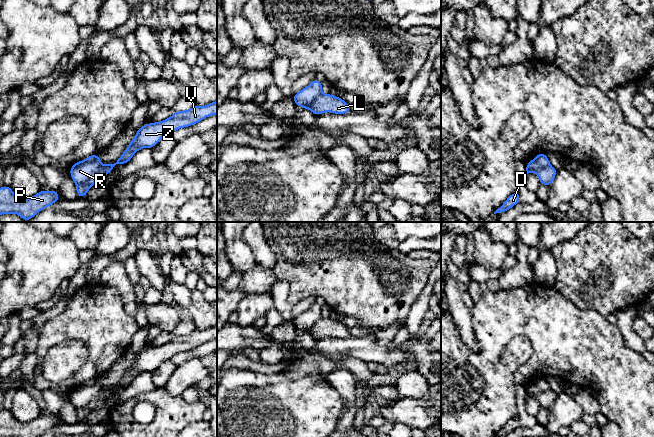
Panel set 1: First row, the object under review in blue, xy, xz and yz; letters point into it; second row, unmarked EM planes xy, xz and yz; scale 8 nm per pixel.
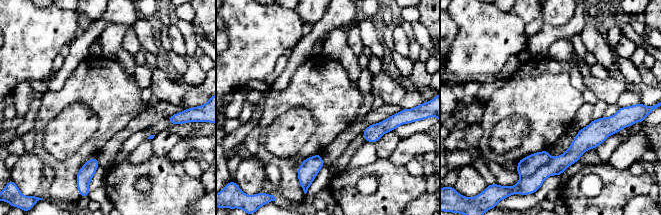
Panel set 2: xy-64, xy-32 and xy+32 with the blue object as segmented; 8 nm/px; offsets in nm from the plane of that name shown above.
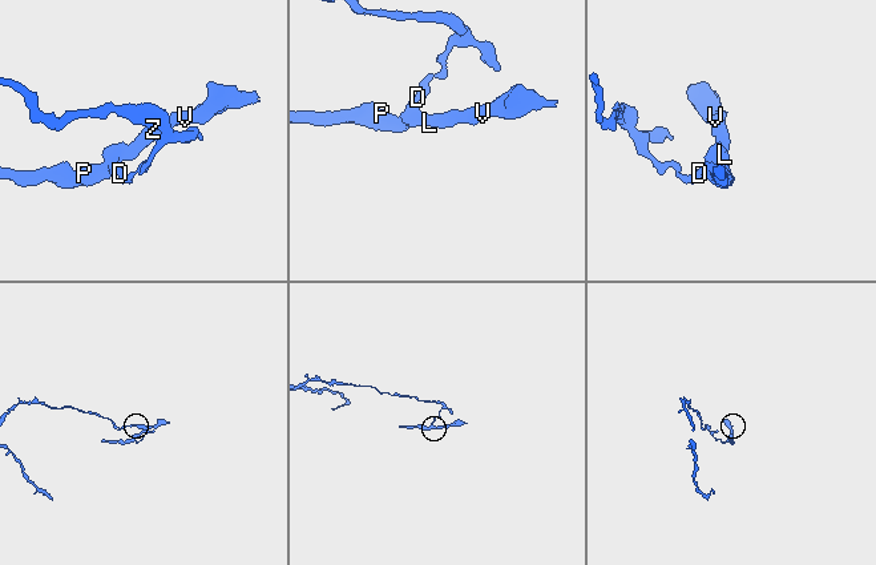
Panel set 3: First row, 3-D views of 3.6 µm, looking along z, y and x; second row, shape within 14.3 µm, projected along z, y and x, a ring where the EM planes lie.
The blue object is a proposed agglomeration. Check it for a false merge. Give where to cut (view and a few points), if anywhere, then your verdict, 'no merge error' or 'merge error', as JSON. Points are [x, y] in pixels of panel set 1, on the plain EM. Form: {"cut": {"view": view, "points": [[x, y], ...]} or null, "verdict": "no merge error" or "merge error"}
{"cut": {"view": "xy", "points": [[102, 389], [85, 406], [76, 409]]}, "verdict": "merge error"}

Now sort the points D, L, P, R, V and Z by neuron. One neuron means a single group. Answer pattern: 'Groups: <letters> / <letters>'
Groups: D R / L P V Z

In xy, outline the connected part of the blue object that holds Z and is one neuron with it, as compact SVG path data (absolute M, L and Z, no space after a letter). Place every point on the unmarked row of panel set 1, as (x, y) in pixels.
M217 324L206 330L196 329L186 335L175 335L171 341L160 346L144 348L138 353L136 359L117 385L112 388L102 389L86 407L76 409L78 421L85 421L100 399L107 400L114 390L128 387L140 373L153 372L162 362L170 360L175 354L192 350L211 339L217 340Z

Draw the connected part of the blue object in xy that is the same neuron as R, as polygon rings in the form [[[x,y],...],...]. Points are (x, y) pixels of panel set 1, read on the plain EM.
[[[90,379],[87,383],[78,385],[70,392],[70,399],[76,409],[86,407],[102,390],[99,379]]]

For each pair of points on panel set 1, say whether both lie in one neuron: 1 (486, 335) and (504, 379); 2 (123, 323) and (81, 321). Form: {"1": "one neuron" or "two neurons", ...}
{"1": "two neurons", "2": "one neuron"}

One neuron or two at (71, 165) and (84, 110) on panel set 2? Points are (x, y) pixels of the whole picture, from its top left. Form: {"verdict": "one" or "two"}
{"verdict": "two"}

